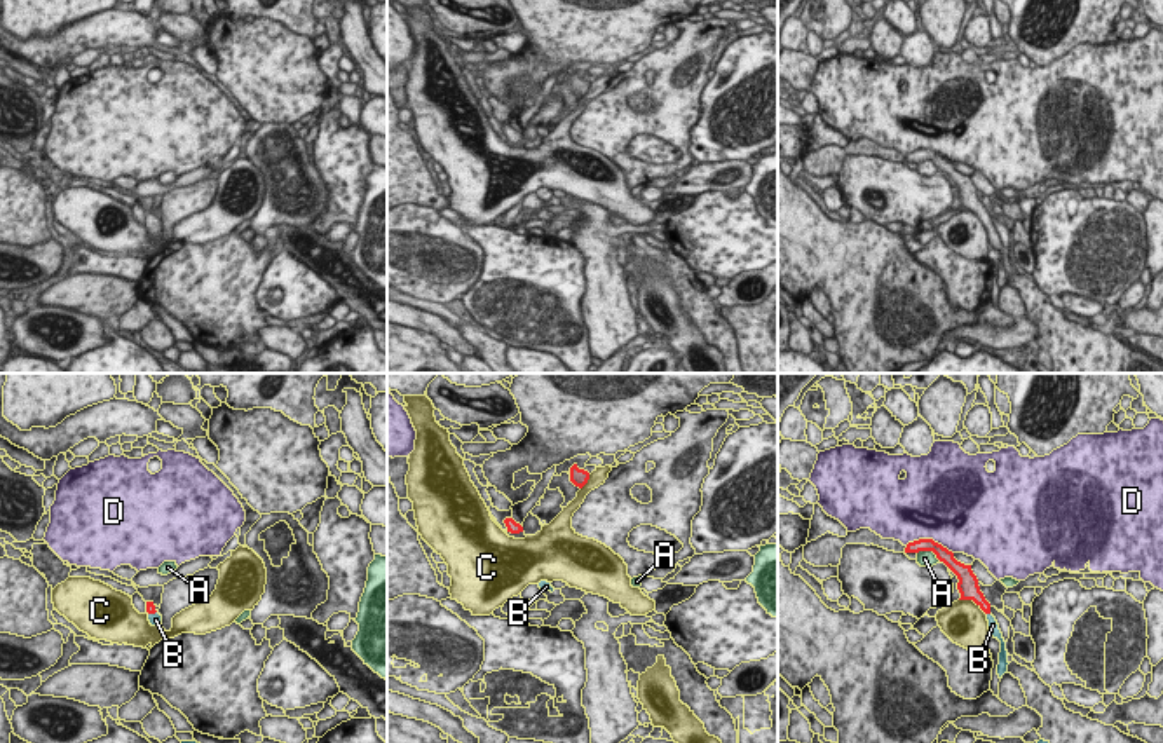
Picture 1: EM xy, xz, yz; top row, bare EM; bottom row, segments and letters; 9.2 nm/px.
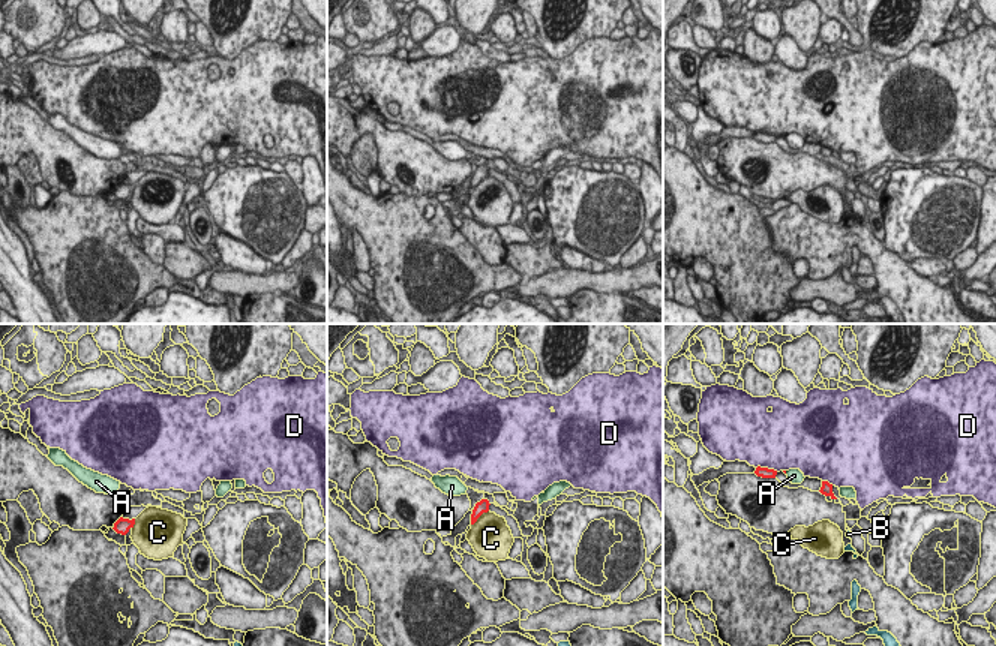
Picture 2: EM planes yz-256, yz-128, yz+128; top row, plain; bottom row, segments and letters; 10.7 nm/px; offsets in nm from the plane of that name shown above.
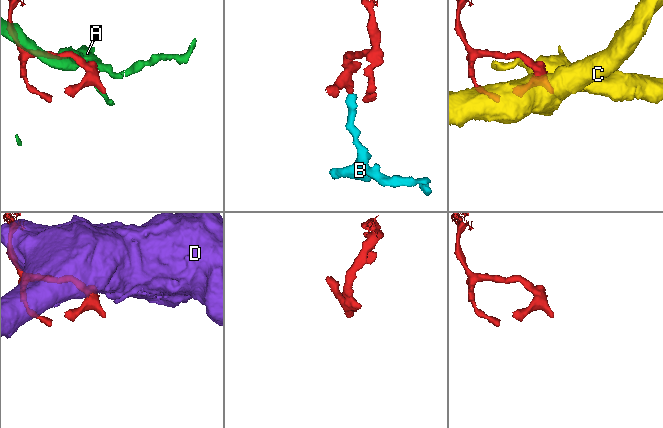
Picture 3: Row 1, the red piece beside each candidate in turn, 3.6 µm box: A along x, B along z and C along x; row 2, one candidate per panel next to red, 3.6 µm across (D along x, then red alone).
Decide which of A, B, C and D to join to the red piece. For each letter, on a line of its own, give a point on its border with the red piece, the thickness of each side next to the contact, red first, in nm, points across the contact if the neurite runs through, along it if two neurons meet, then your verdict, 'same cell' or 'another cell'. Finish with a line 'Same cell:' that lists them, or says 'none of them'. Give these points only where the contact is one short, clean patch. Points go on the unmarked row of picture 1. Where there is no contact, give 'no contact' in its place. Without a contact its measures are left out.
A: contact yz (930, 159); calibres 130 and 160 nm; another cell
B: contact xy (152, 222); calibres 90 and 120 nm; way xy (150, 217), (152, 222), (156, 229); same cell
C: contact yz (973, 210); calibres 190 and 400 nm; another cell
D: contact yz (930, 149); calibres 130 and 480 nm; another cell
Same cell: B

